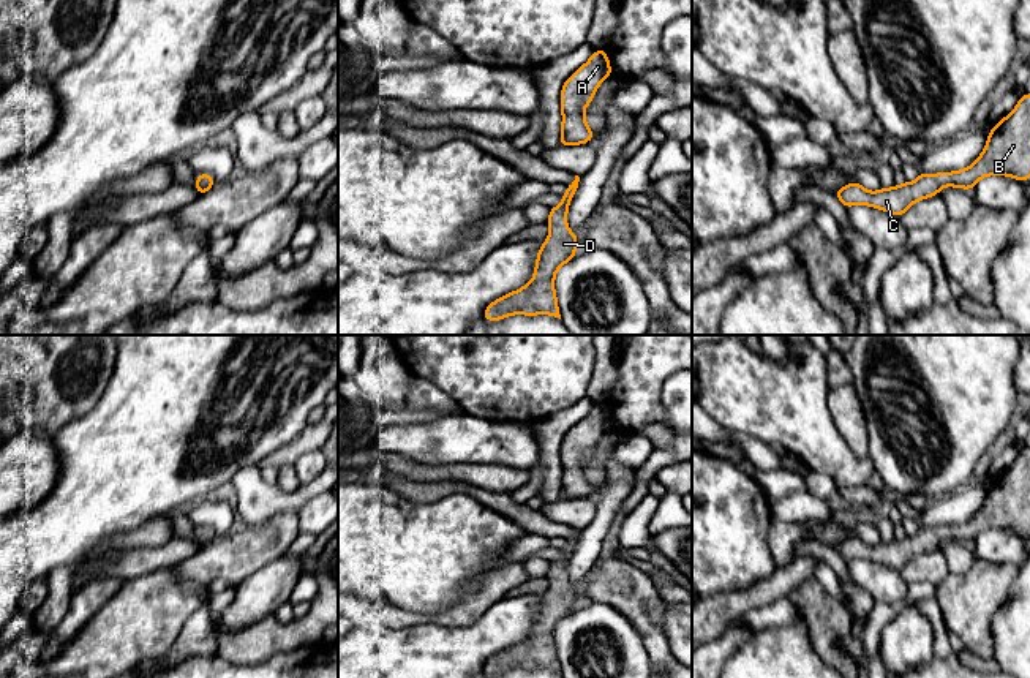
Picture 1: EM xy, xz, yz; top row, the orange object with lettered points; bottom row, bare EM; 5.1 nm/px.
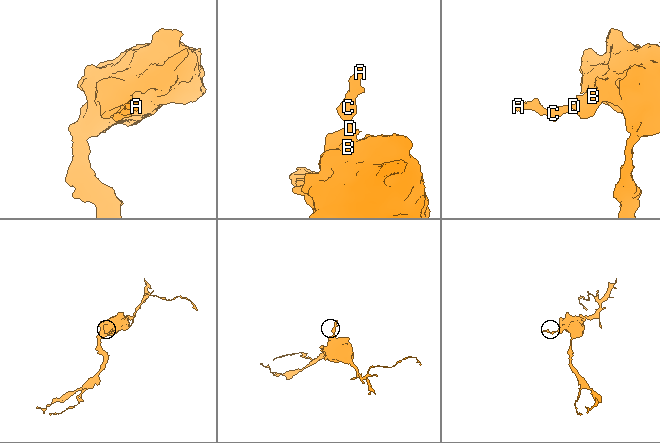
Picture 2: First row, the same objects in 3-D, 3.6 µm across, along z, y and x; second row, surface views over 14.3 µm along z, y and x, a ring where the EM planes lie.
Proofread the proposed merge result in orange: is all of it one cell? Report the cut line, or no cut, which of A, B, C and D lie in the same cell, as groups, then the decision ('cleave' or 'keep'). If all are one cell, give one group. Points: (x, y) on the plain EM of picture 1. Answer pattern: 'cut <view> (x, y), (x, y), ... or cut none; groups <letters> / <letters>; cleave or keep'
cut none; groups A B C D; keep

